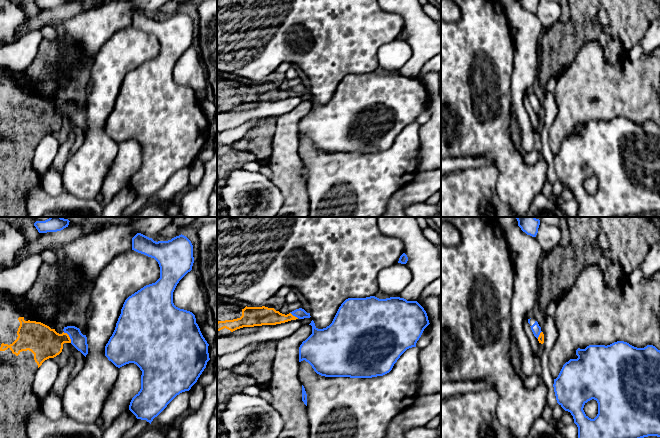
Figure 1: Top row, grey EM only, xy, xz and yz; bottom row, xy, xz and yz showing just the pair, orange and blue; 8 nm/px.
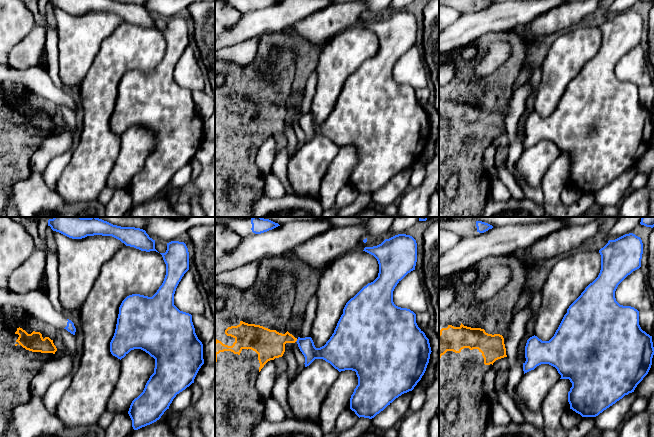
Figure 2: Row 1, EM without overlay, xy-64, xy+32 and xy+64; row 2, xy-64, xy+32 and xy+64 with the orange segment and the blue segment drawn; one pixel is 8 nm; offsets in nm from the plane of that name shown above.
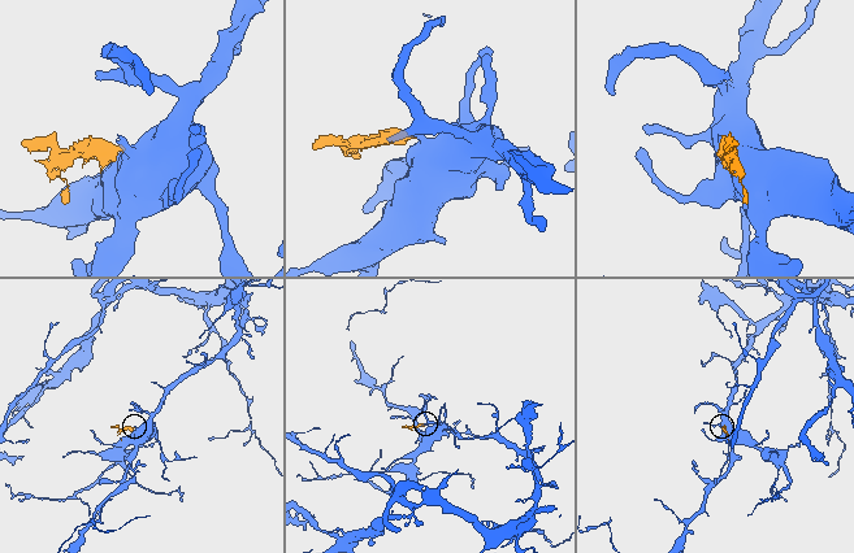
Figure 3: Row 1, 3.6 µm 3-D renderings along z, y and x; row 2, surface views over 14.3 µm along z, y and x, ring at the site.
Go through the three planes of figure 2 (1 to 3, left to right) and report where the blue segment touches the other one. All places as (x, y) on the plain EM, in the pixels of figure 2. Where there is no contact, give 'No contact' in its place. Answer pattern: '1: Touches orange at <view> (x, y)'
1: No contact
2: Touches orange at xy+32 (296, 116)
3: No contact

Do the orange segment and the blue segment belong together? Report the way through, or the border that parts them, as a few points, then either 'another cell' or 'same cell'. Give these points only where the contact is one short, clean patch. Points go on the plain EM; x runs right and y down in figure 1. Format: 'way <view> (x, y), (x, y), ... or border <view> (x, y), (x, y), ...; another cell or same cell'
border xy (63, 108), (68, 111), (71, 118); another cell

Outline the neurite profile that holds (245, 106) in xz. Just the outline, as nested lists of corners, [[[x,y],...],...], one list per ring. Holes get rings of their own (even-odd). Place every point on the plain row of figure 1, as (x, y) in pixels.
[[[258,102],[243,103],[243,104],[240,104],[240,105],[233,107],[230,111],[233,113],[248,111],[248,110],[256,108],[257,105],[258,105]]]

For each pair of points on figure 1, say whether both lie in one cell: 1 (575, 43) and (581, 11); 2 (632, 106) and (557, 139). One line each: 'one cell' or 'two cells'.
1: one cell
2: one cell

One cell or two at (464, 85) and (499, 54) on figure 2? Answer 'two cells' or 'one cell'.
two cells

